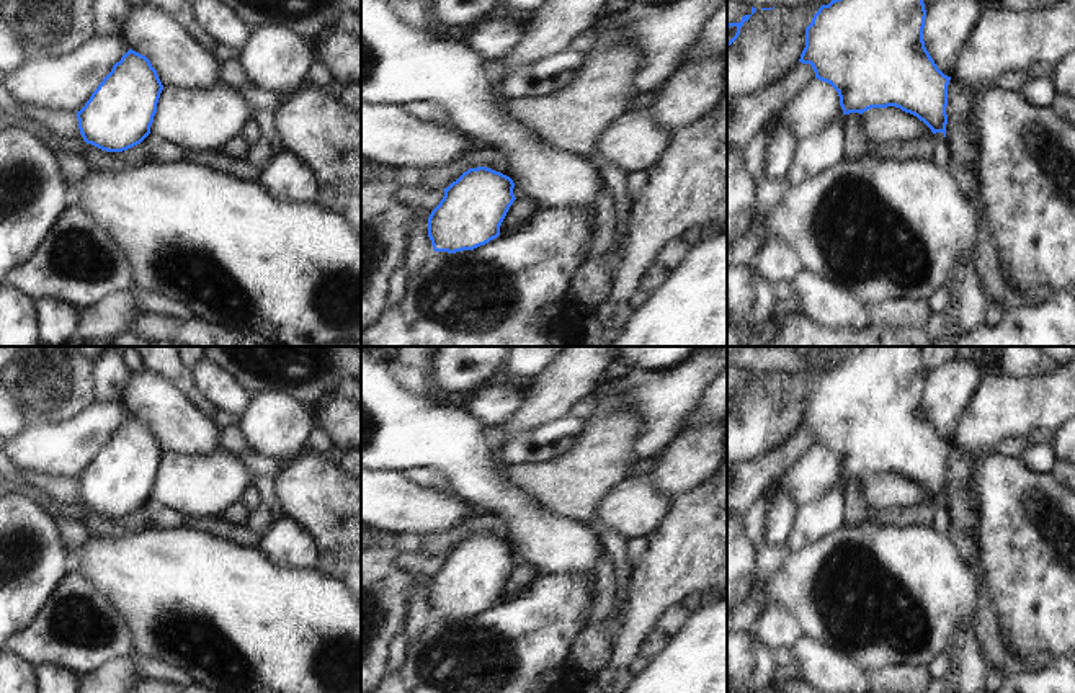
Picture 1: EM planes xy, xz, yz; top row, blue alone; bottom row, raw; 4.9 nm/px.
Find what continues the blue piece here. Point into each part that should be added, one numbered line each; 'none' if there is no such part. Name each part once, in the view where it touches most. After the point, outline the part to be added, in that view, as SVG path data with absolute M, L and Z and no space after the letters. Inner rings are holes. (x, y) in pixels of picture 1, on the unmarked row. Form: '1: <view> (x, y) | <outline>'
none

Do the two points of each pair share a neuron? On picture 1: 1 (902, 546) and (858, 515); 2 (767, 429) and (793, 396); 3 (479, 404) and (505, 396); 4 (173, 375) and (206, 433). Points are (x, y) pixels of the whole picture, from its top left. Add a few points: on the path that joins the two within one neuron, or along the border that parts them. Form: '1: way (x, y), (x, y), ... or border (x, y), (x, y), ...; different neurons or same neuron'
1: border (845, 523), (879, 522), (904, 528); different neurons
2: way (768, 420), (785, 404); same neuron
3: way (486, 404), (499, 401); same neuron
4: border (159, 375), (170, 381), (208, 417); different neurons

